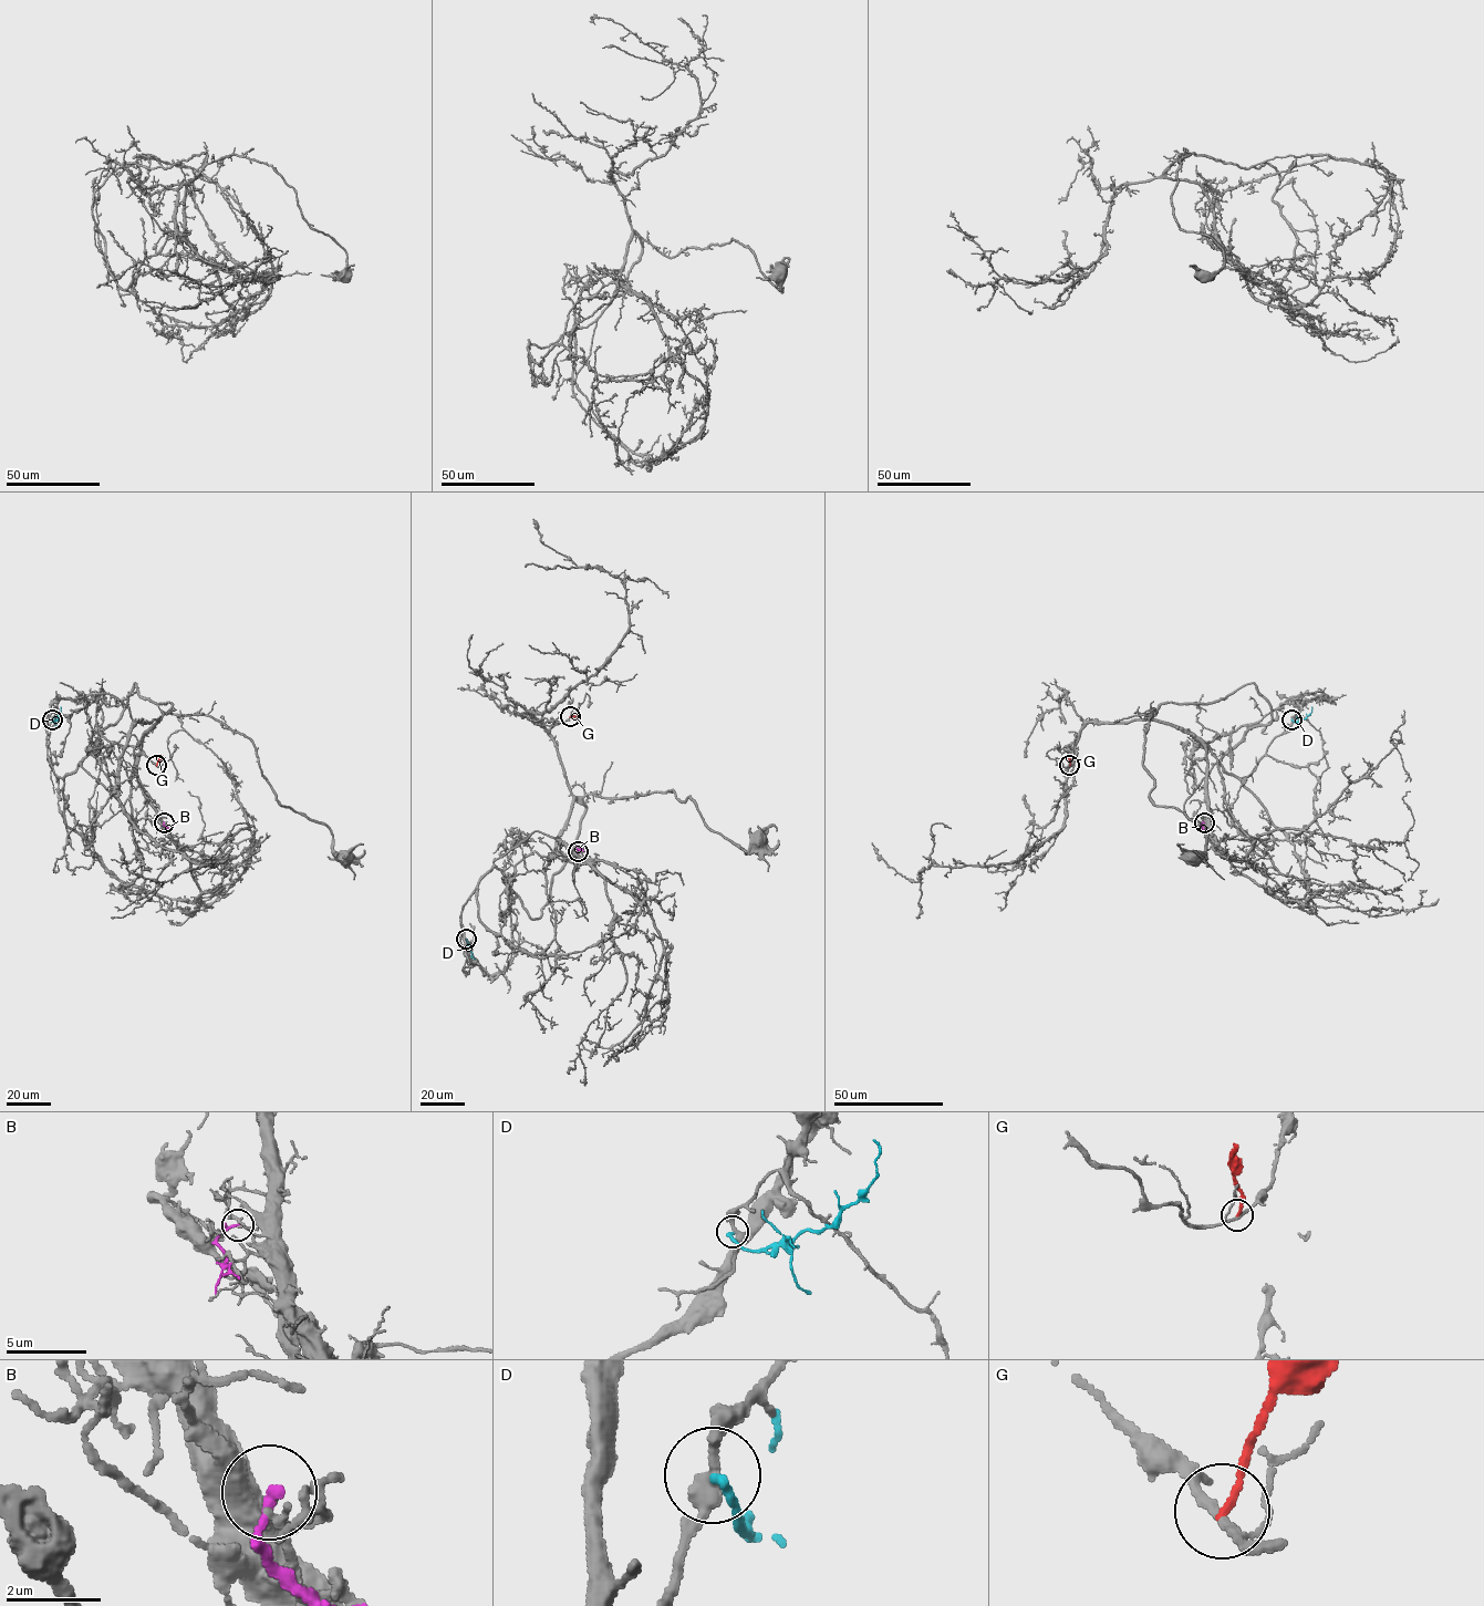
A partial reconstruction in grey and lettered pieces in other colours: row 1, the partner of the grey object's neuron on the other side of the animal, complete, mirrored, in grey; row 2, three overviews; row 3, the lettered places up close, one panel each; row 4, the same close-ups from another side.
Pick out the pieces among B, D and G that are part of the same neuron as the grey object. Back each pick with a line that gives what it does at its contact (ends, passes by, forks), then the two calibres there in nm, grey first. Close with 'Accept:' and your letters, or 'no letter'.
Accept: no letter

